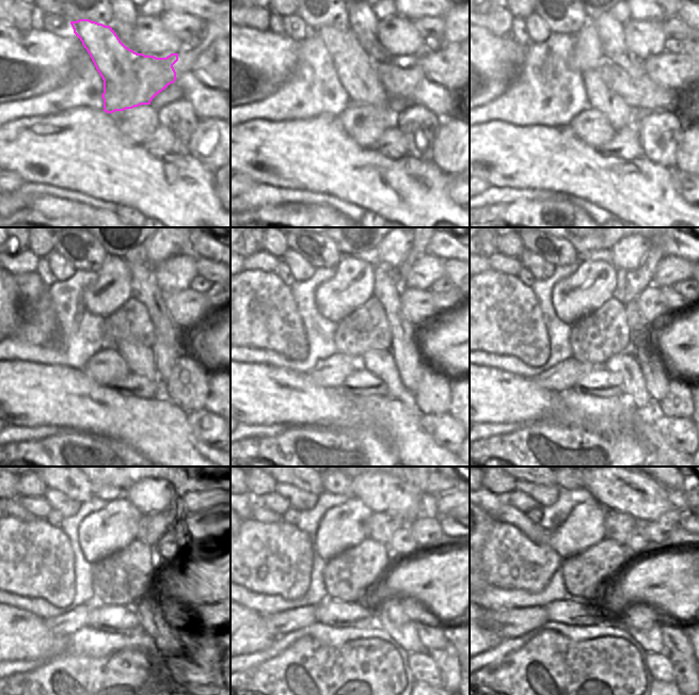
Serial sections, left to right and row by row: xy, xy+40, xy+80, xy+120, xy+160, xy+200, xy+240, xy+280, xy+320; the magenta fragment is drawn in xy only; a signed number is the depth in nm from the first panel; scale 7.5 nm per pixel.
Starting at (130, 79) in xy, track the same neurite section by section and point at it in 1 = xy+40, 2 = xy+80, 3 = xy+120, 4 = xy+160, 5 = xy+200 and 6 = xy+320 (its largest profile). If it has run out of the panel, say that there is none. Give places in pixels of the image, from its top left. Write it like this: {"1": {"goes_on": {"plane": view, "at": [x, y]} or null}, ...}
{"1": {"goes_on": {"plane": "xy+40", "at": [358, 74]}}, "2": {"goes_on": {"plane": "xy+80", "at": [620, 115]}}, "3": {"goes_on": {"plane": "xy+120", "at": [139, 358]}}, "4": {"goes_on": {"plane": "xy+160", "at": [381, 363]}}, "5": {"goes_on": {"plane": "xy+200", "at": [624, 364]}}, "6": {"goes_on": {"plane": "xy+320", "at": [648, 634]}}}

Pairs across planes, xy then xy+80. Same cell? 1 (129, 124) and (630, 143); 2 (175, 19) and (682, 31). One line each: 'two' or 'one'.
1: two
2: one

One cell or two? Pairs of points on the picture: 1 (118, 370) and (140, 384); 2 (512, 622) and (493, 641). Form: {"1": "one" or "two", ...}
{"1": "two", "2": "two"}

